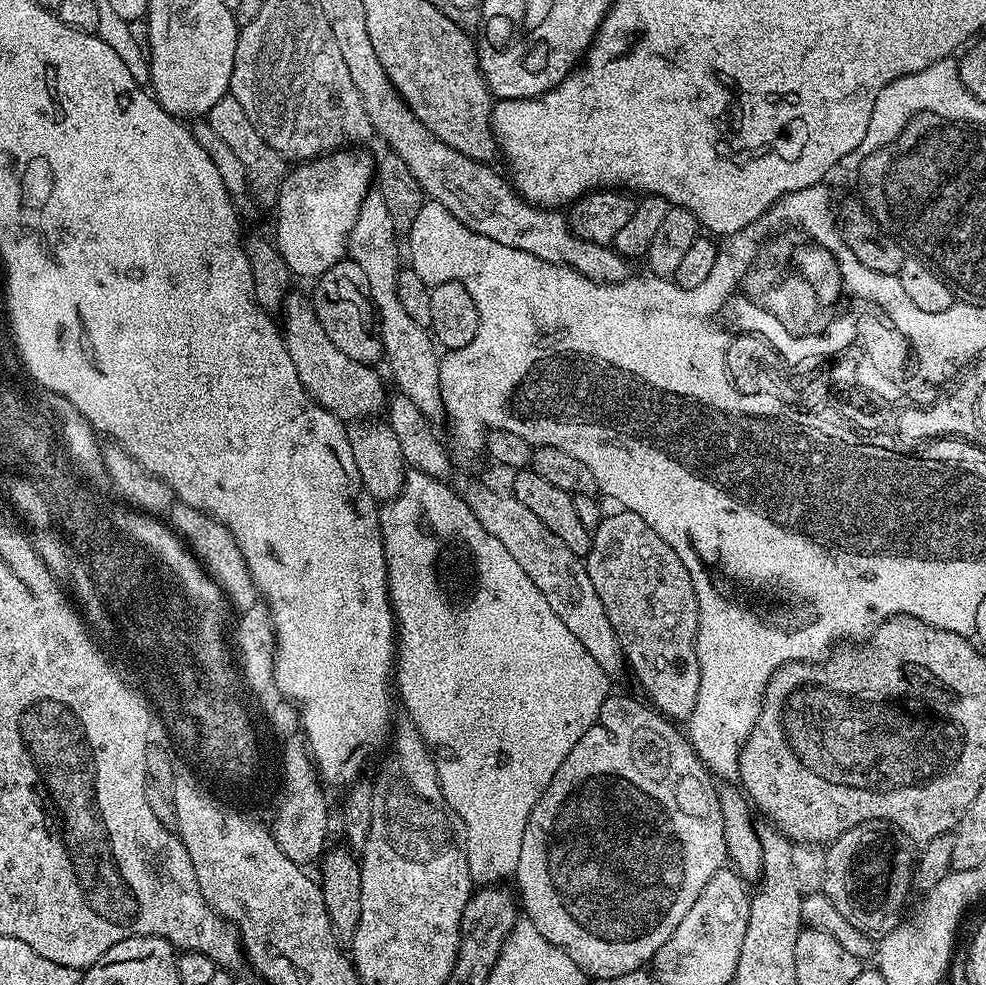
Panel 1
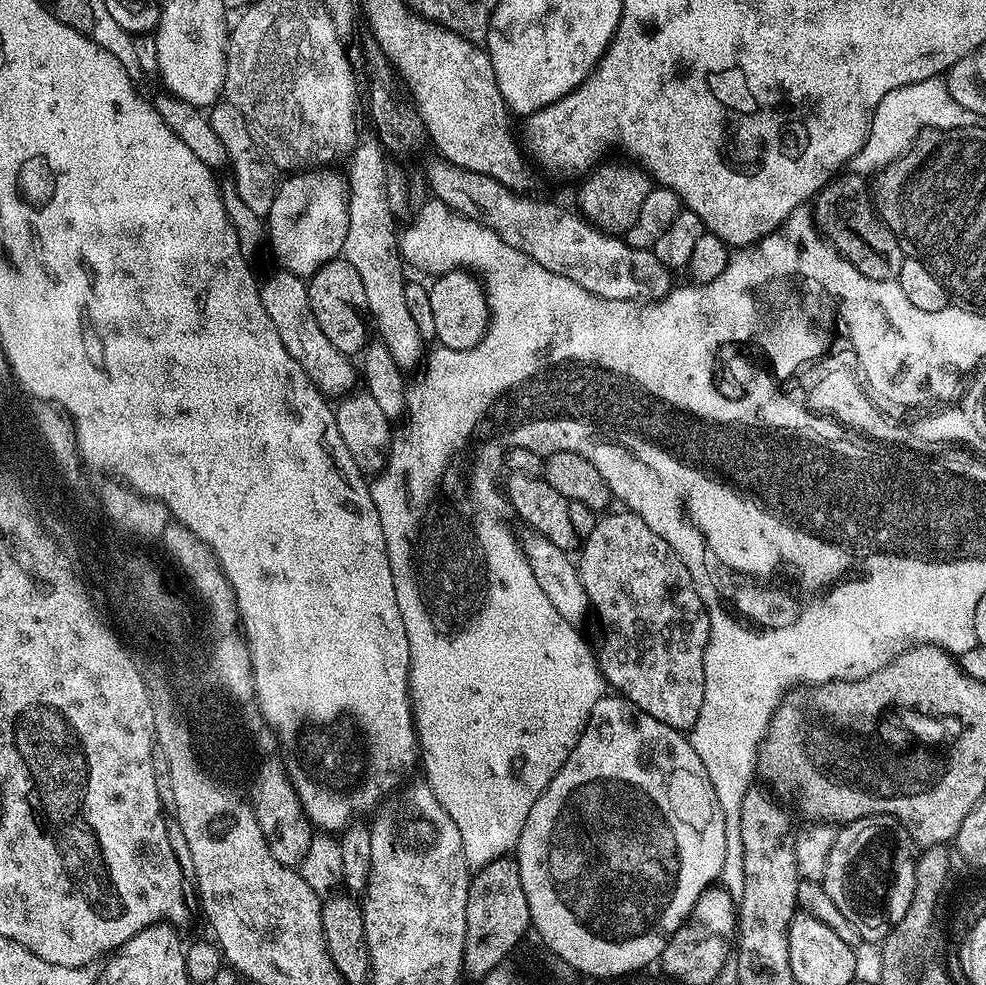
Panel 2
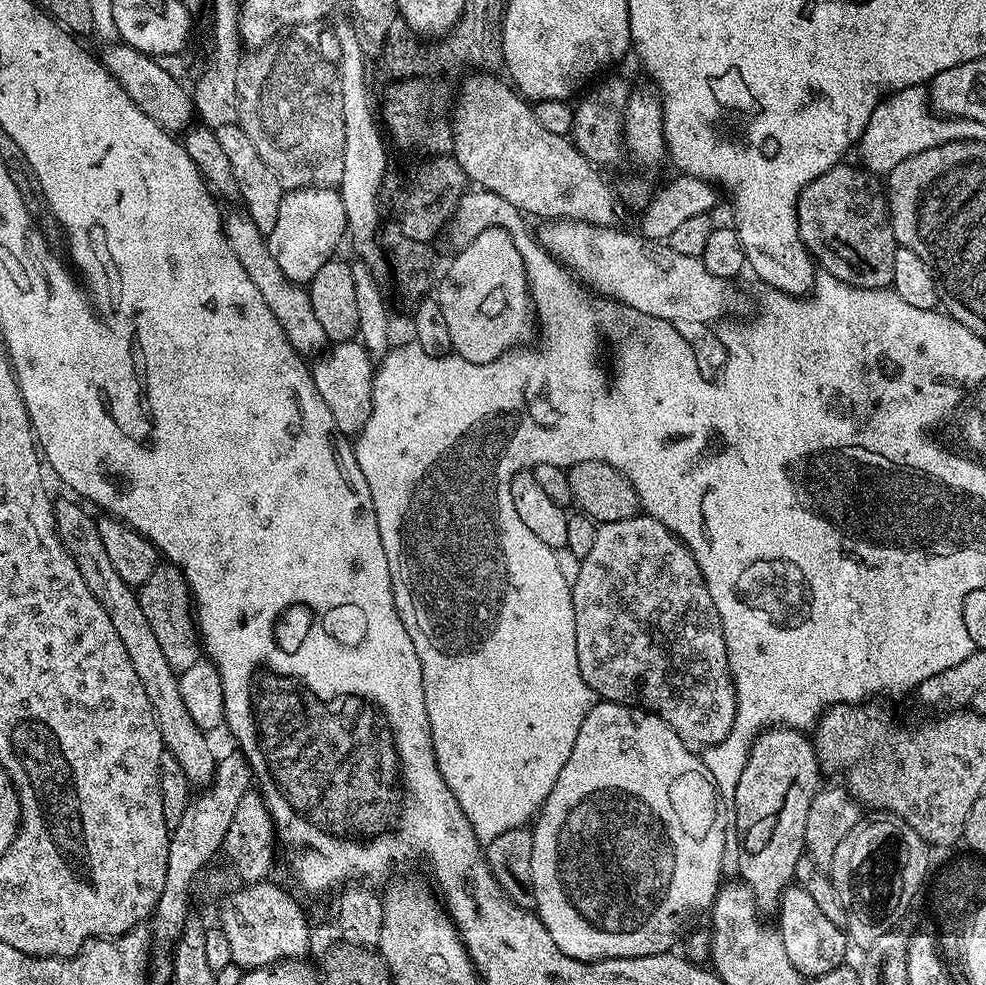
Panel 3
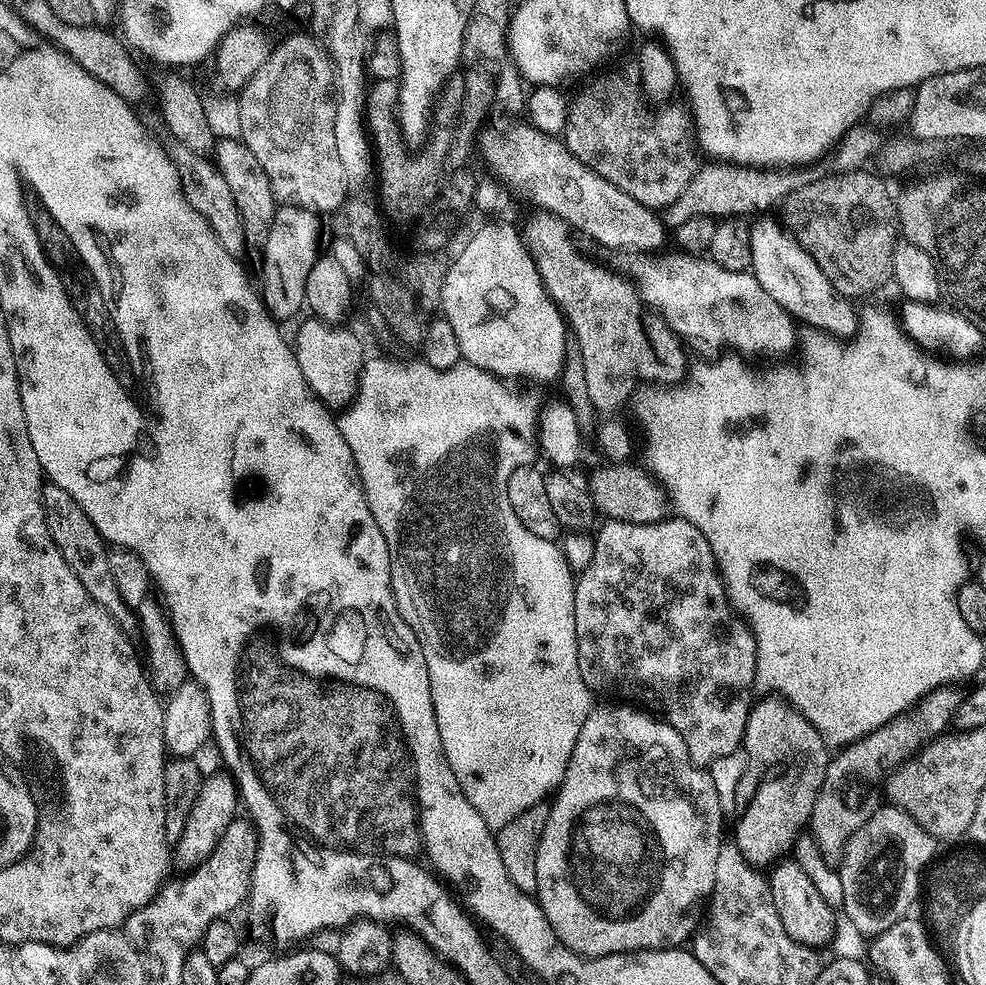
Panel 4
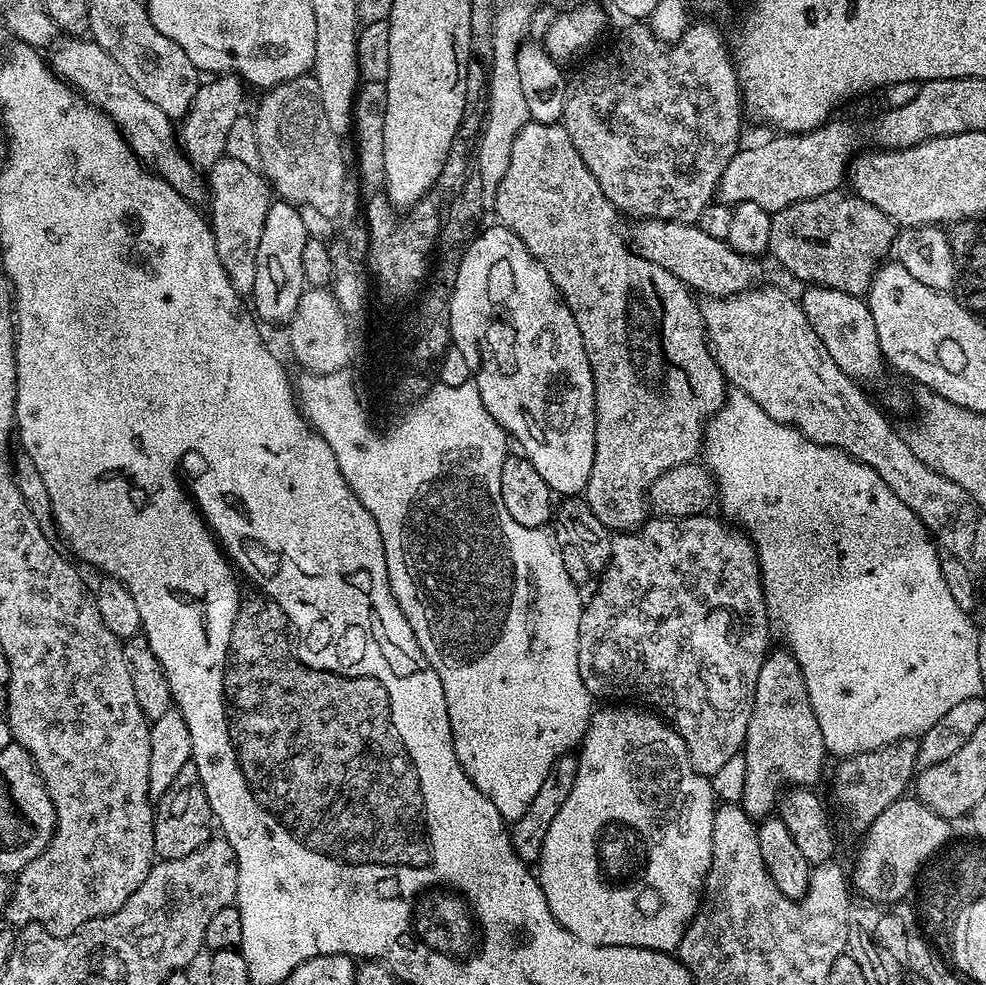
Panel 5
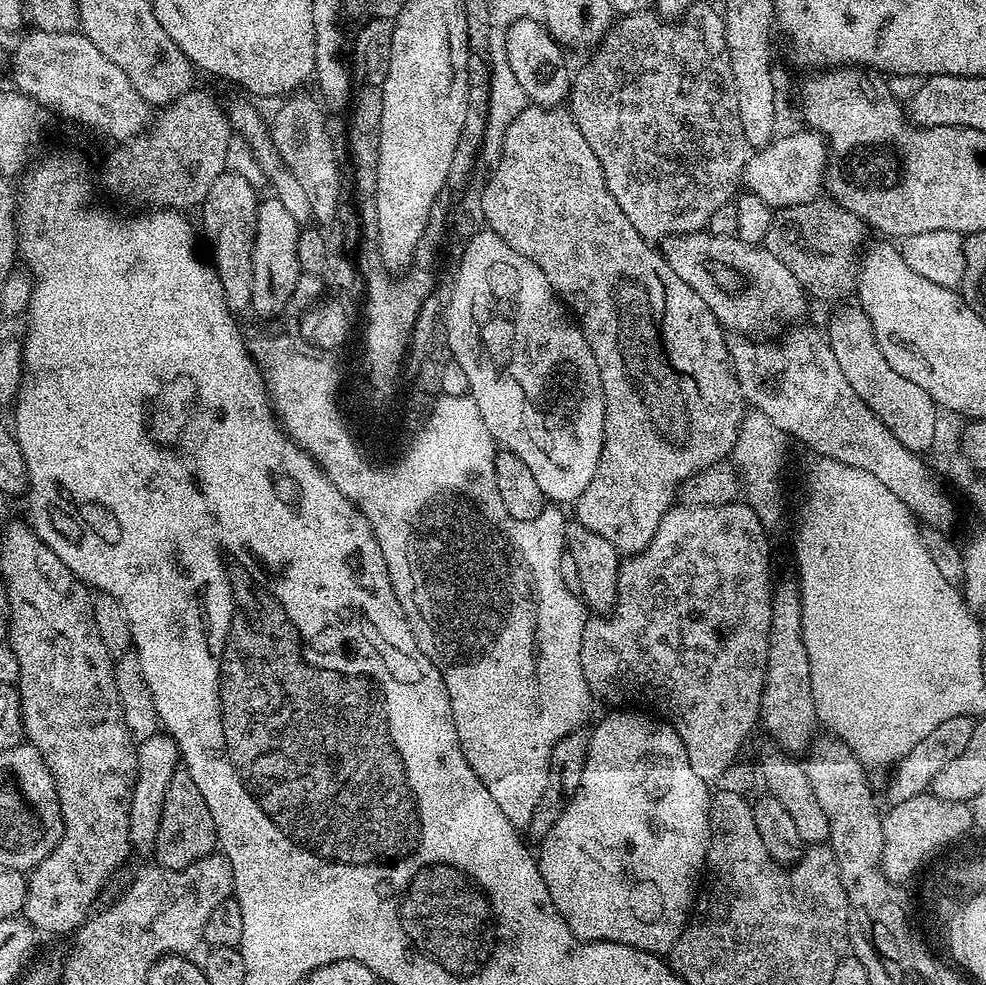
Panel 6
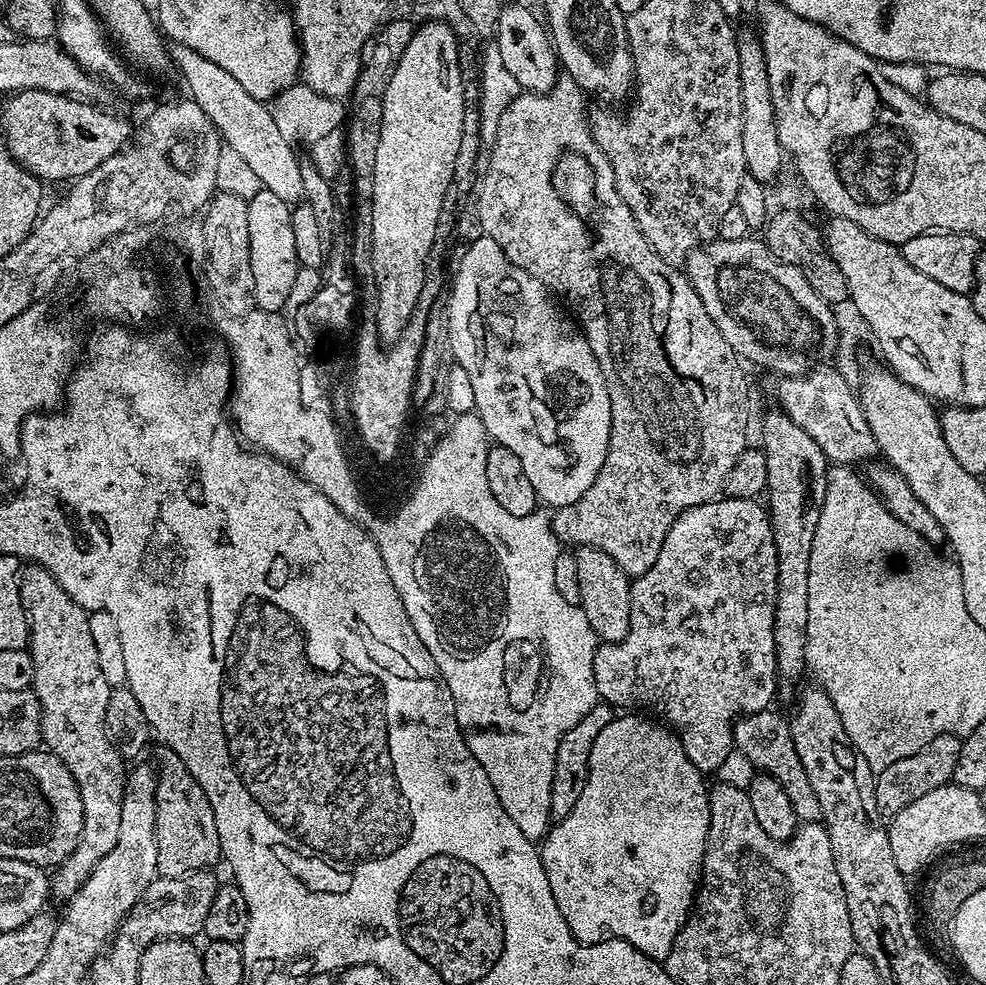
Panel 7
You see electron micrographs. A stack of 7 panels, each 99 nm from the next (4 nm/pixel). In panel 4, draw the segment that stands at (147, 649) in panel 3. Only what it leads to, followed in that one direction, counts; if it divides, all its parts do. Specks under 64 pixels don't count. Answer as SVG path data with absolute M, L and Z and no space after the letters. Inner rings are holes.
M48 482L40 493L44 521L50 530L50 538L54 538L54 546L58 546L62 558L66 558L66 566L74 570L74 578L78 578L78 582L86 586L86 594L90 594L90 598L94 598L98 606L105 608L125 632L135 633L138 628L138 616L122 602L121 595L114 586L114 578L110 574L109 545L101 539L90 518L86 518L86 512L74 502L74 498L70 498L70 494L66 494L66 490L62 490L62 486Z

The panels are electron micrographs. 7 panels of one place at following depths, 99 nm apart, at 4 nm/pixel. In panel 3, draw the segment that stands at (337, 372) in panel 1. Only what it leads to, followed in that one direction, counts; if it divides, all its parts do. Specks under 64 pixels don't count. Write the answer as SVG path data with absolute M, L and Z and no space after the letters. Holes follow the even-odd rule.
M243 210L227 213L224 216L224 233L230 250L234 250L234 258L242 262L250 282L254 282L254 286L258 286L258 291L262 293L262 298L266 298L266 306L270 306L274 318L278 318L278 326L282 326L290 346L294 346L294 350L305 358L323 353L329 338L326 330L322 330L318 318L314 318L314 306L310 306L307 287L295 284L293 280L286 278L286 274L282 274L278 262L274 262L274 254L270 254L267 239L258 230L258 226L254 226L248 213Z

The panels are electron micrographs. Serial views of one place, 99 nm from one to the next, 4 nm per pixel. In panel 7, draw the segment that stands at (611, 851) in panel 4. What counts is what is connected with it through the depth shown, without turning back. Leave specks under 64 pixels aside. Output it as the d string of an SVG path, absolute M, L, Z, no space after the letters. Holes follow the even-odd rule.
M624 714L612 720L610 726L606 726L606 730L602 730L598 738L594 738L594 750L590 750L586 790L582 790L582 798L578 798L574 810L570 810L566 818L555 821L549 827L540 848L540 861L546 870L546 878L550 878L550 894L554 894L554 902L558 902L558 910L562 918L566 918L566 926L570 926L576 941L580 944L602 944L605 940L624 940L651 960L662 962L670 954L674 938L680 933L680 927L686 923L688 913L694 907L700 873L704 870L706 838L710 830L710 788L709 785L704 785L705 777L693 766L686 750L667 727L648 718L635 720L632 716L635 715Z

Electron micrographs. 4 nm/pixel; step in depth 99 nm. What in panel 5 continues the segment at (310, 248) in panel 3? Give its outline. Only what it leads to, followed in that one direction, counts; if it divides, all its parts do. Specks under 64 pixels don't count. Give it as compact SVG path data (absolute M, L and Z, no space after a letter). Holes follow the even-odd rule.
M282 199L272 203L266 214L266 226L262 226L262 242L258 246L258 274L254 278L254 290L250 297L250 303L256 307L255 315L261 321L264 319L272 324L283 325L298 310L306 287L302 274L302 250L306 250L309 238L297 205Z

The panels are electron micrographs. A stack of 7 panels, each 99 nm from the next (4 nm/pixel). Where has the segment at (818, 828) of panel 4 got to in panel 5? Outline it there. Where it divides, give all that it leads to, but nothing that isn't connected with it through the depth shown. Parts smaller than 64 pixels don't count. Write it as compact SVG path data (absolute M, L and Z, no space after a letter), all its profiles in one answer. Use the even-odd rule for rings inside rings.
M915 739L900 740L885 748L873 752L863 752L857 756L841 759L836 768L836 777L832 780L832 792L840 803L842 811L848 815L848 820L859 830L866 830L886 810L886 806L901 799L904 792L909 791L917 773L916 759L918 758L919 743Z

